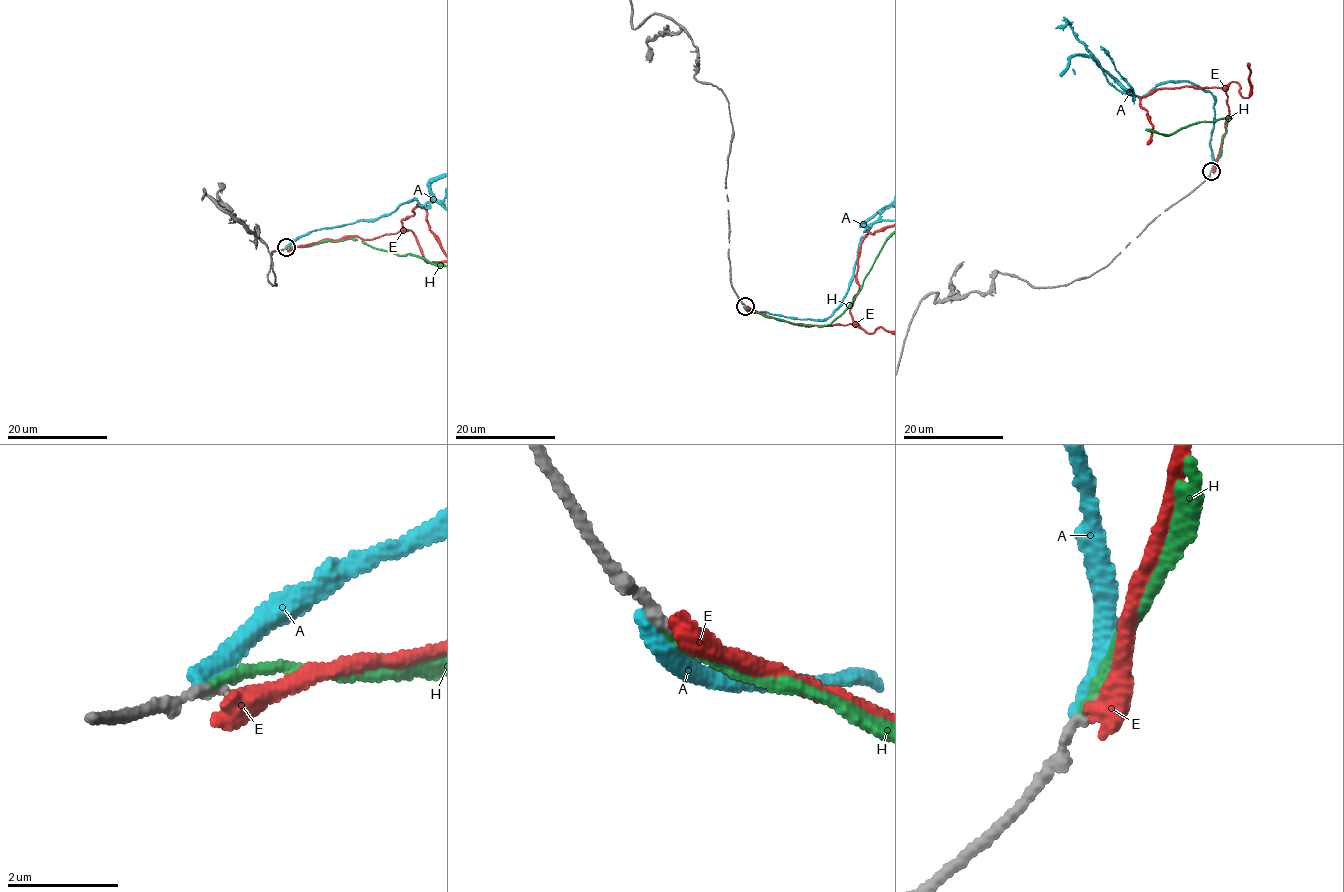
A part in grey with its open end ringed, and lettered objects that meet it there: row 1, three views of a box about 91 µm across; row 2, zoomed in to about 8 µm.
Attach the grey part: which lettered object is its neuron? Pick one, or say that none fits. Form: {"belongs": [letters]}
{"belongs": ["H"]}

